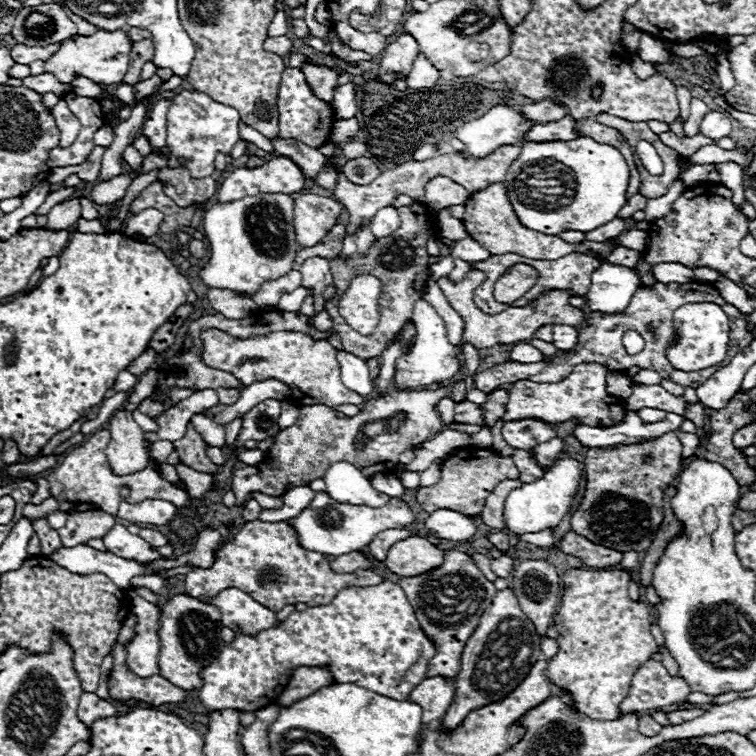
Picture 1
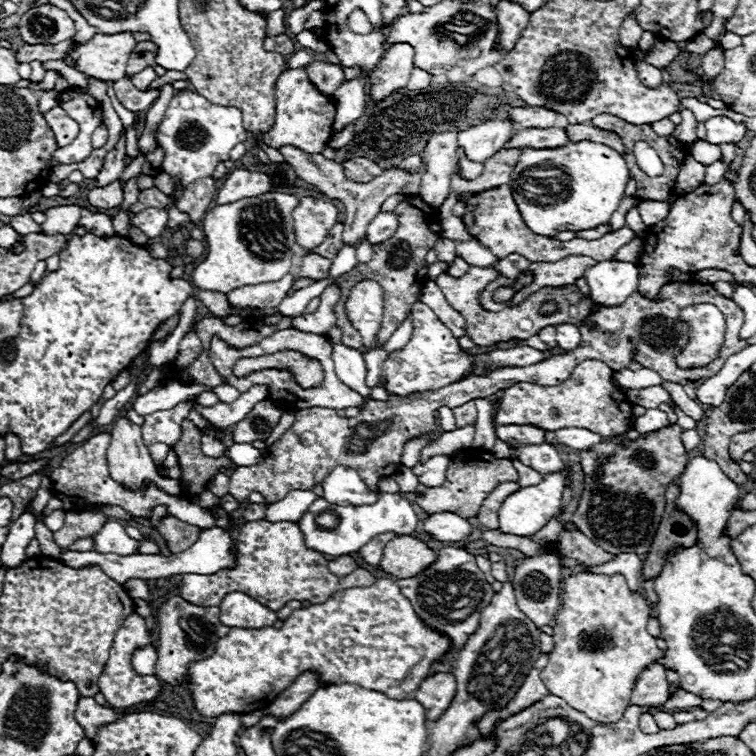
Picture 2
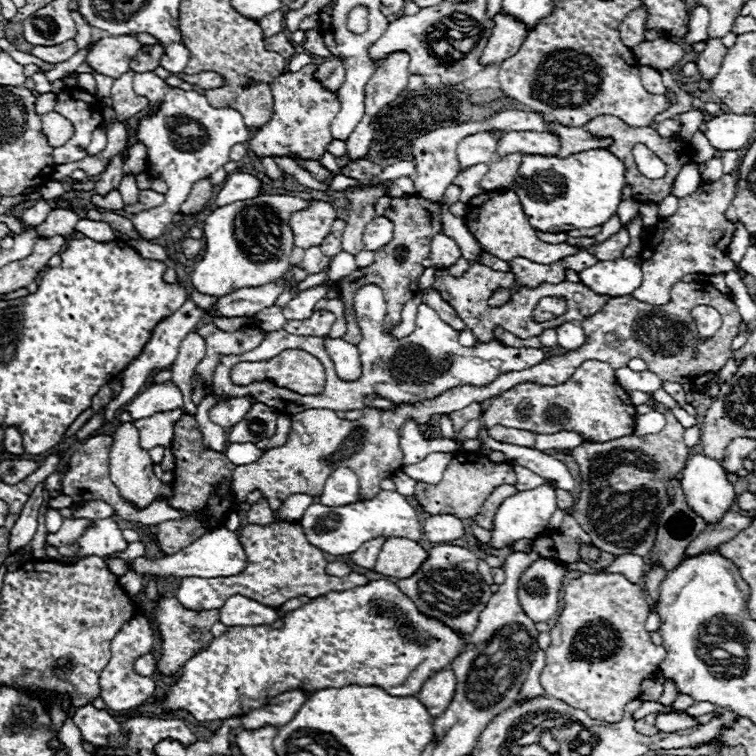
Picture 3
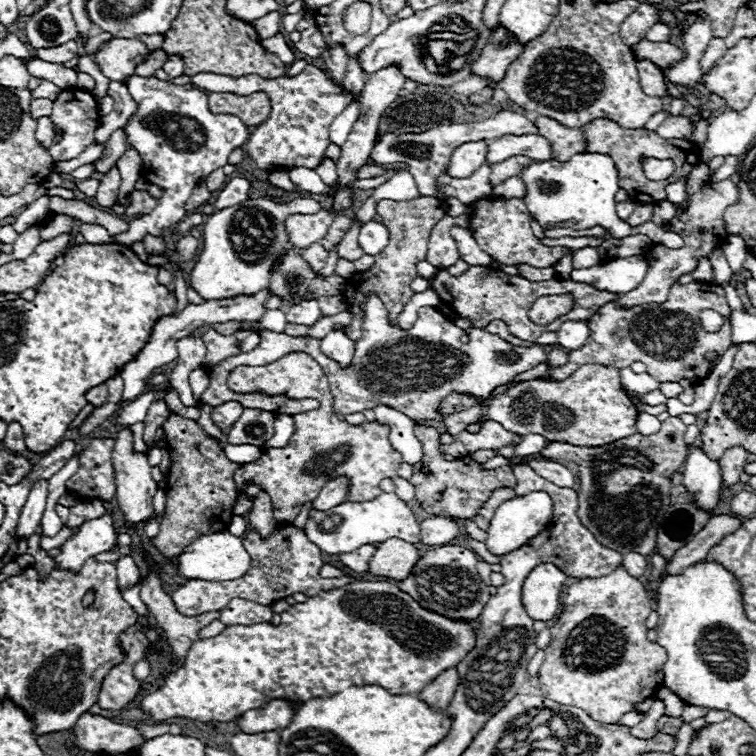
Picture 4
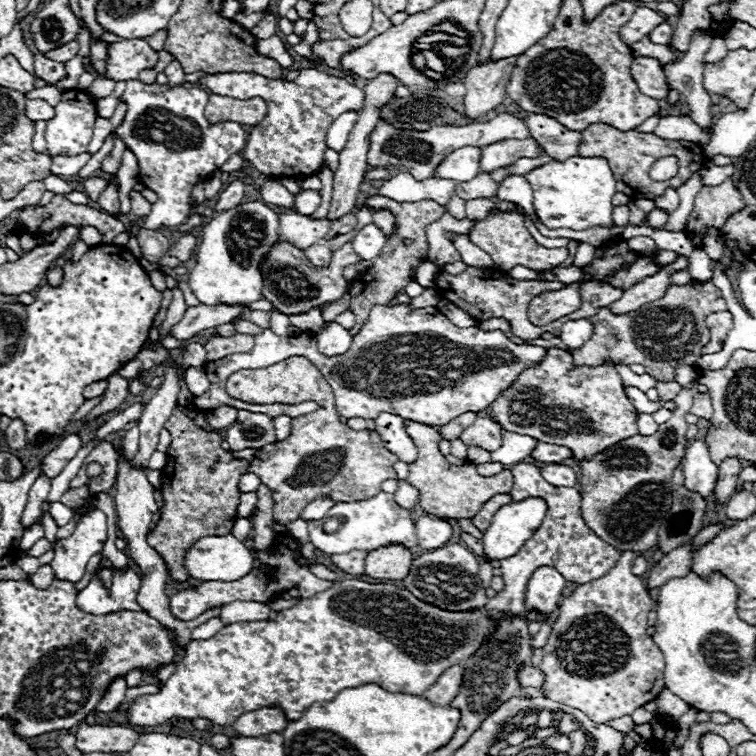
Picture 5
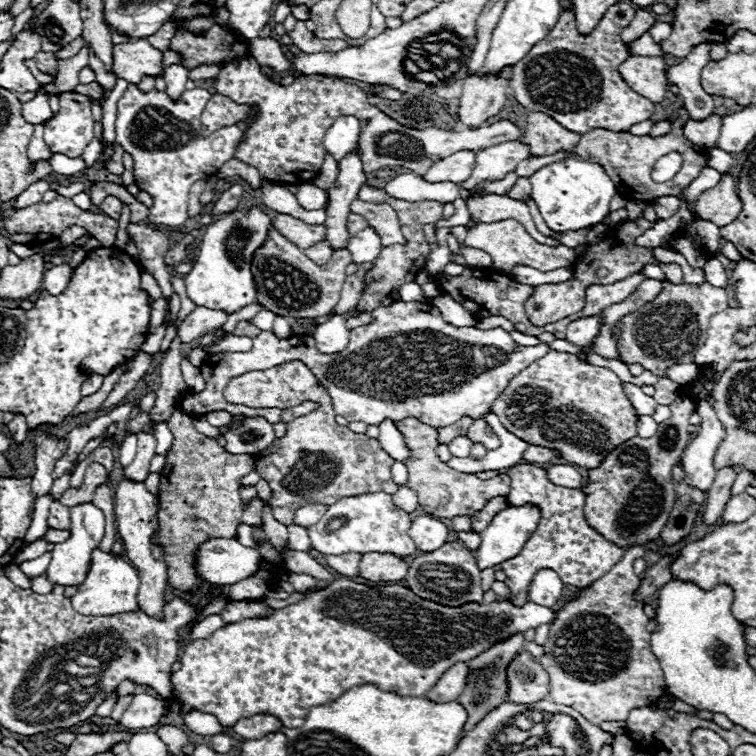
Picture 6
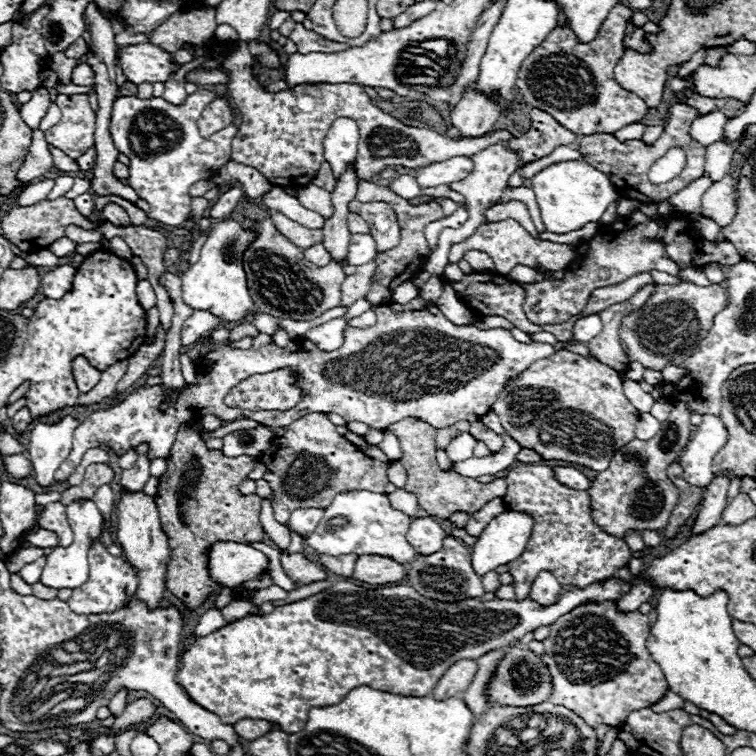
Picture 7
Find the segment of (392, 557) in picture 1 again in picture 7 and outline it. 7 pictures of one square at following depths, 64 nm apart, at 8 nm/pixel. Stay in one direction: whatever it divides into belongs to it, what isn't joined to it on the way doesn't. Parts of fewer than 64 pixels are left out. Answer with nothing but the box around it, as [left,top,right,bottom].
[352,556,406,584]

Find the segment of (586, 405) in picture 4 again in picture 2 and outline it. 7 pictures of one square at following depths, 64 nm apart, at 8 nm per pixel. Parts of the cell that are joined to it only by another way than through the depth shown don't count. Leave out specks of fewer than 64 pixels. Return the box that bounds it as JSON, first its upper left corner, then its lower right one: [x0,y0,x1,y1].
[420,360,632,462]

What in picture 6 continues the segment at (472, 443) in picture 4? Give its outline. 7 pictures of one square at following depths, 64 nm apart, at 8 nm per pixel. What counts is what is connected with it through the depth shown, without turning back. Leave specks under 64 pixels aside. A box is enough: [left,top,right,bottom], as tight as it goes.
[466,418,500,450]

